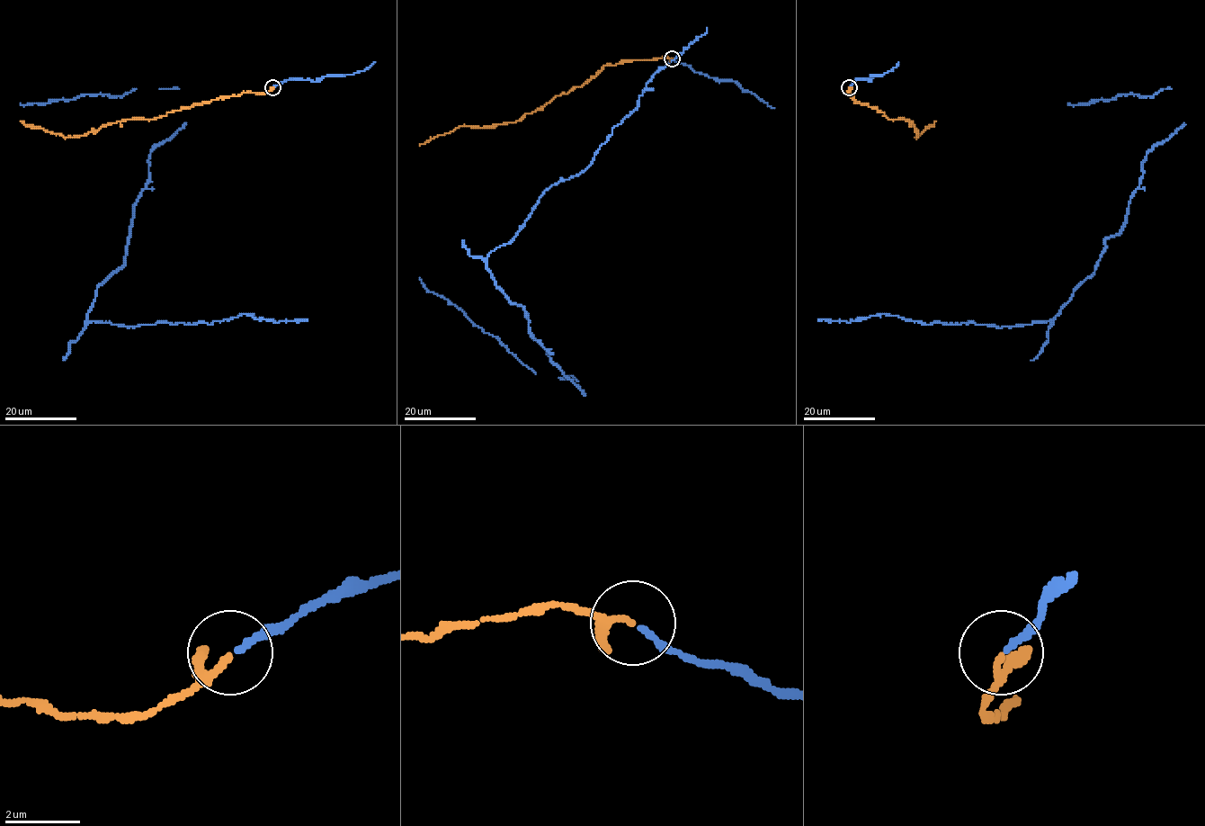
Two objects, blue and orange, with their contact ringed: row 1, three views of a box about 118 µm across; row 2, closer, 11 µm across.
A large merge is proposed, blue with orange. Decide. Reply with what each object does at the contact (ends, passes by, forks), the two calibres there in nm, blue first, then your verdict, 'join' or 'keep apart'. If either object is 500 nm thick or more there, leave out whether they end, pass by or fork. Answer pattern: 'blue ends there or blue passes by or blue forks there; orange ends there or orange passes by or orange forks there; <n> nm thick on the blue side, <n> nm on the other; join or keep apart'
blue ends there; orange passes by; 180 nm thick on the blue side, 130 nm on the other; join

